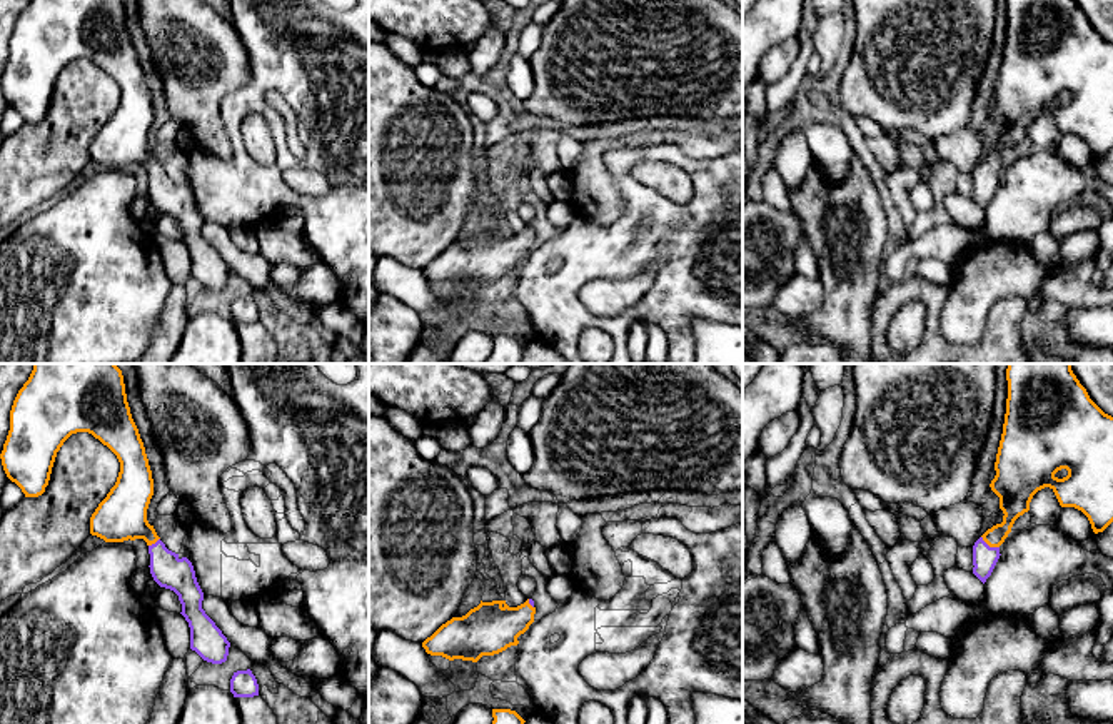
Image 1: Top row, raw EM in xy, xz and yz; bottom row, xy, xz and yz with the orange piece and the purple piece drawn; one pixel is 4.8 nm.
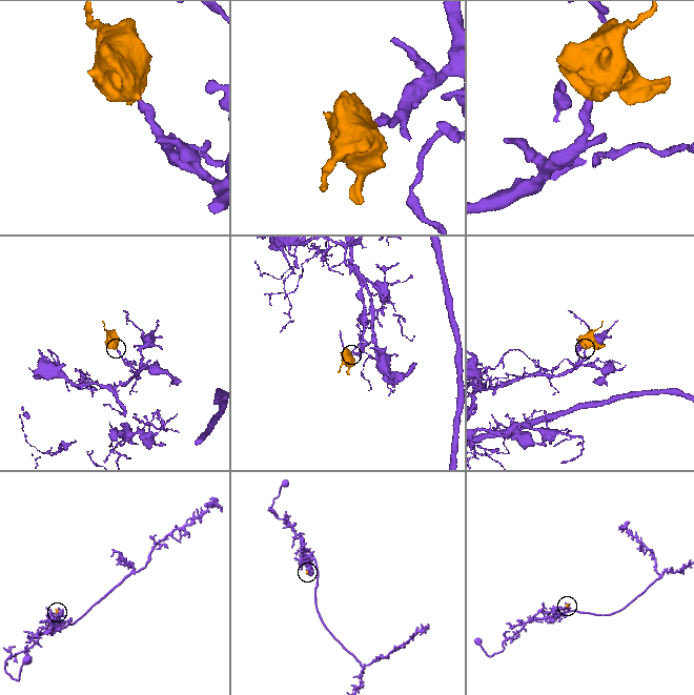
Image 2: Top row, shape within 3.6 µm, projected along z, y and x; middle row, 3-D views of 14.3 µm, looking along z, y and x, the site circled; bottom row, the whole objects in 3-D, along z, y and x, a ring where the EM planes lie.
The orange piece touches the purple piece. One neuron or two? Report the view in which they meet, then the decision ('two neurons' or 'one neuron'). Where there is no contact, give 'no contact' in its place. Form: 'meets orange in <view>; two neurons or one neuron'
meets orange in yz; one neuron

